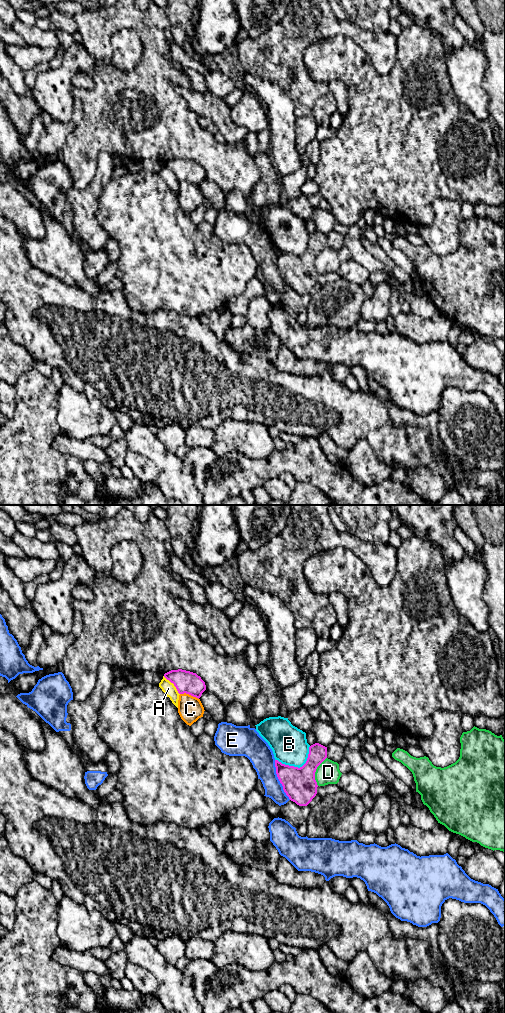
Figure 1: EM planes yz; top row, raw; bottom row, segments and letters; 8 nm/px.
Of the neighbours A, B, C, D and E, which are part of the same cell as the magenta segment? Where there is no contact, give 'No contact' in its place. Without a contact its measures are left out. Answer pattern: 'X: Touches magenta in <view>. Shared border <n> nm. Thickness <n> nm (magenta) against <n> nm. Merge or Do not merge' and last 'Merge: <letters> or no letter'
A: Touches magenta in yz. Shared border 200 nm. Thickness 180 nm (magenta) against 100 nm. Do not merge
B: Touches magenta in yz. Shared border 300 nm. Thickness 260 nm (magenta) against 280 nm. Do not merge
C: Touches magenta in yz. Shared border 160 nm. Thickness 180 nm (magenta) against 200 nm. Do not merge
D: Touches magenta in yz. Shared border 240 nm. Thickness 260 nm (magenta) against 180 nm. Do not merge
E: Touches magenta in yz. Shared border 340 nm. Thickness 260 nm (magenta) against 200 nm. Do not merge
Merge: no letter

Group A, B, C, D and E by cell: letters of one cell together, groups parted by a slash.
A / B / C / D / E

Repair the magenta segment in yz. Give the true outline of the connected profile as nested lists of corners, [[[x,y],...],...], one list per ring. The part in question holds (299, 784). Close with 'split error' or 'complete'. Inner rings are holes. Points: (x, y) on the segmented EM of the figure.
[[[315,743],[309,747],[306,763],[298,768],[275,760],[276,774],[289,799],[299,806],[307,806],[317,794],[315,772],[327,758],[327,747]]] | complete

